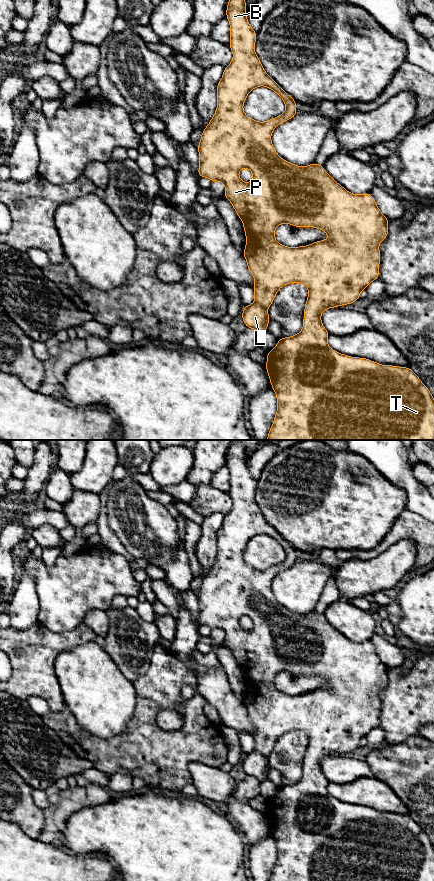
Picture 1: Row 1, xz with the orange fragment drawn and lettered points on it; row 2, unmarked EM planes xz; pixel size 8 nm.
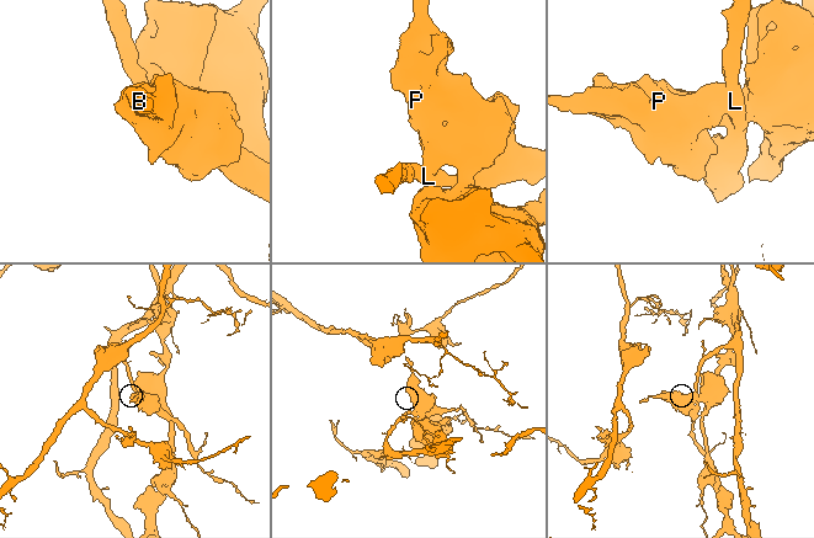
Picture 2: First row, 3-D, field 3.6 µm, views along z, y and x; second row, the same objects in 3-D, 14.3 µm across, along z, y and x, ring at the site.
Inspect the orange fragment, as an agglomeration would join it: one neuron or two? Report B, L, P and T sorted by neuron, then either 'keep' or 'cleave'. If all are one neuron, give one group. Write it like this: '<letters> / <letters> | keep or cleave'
B P T / L | cleave

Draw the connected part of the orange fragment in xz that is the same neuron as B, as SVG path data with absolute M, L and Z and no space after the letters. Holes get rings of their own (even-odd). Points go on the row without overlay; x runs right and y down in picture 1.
M231 442L226 465L230 472L229 495L233 507L225 515L217 532L216 560L202 579L197 594L198 625L222 630L225 633L224 644L242 668L246 684L243 704L254 725L254 751L268 757L279 737L289 731L302 731L308 736L302 778L296 783L279 787L275 796L267 800L265 815L277 846L277 860L269 881L434 881L434 845L409 815L381 813L368 806L350 805L328 793L330 782L322 772L321 762L326 757L354 751L359 747L361 739L379 726L379 692L388 684L389 667L381 661L370 640L352 642L336 630L323 613L313 610L308 614L298 614L278 603L271 583L279 572L297 562L296 549L264 518L255 501L257 481L248 470L246 458L246 448L239 442ZM259 534L273 538L282 546L286 554L283 562L264 570L256 569L245 562L243 552L250 539ZM242 616L248 616L252 620L251 630L246 631L239 626ZM283 671L321 677L329 687L306 694L284 694L277 690L274 683L276 675Z

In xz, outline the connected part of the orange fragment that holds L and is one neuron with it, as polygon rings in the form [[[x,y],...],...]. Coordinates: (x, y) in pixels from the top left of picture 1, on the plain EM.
[[[256,751],[244,754],[241,764],[247,776],[254,777],[260,781],[268,779],[268,770],[271,766],[267,757],[262,754]]]

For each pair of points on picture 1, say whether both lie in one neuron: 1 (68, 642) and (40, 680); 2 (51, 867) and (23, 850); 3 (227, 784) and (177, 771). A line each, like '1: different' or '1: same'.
1: same
2: same
3: different

